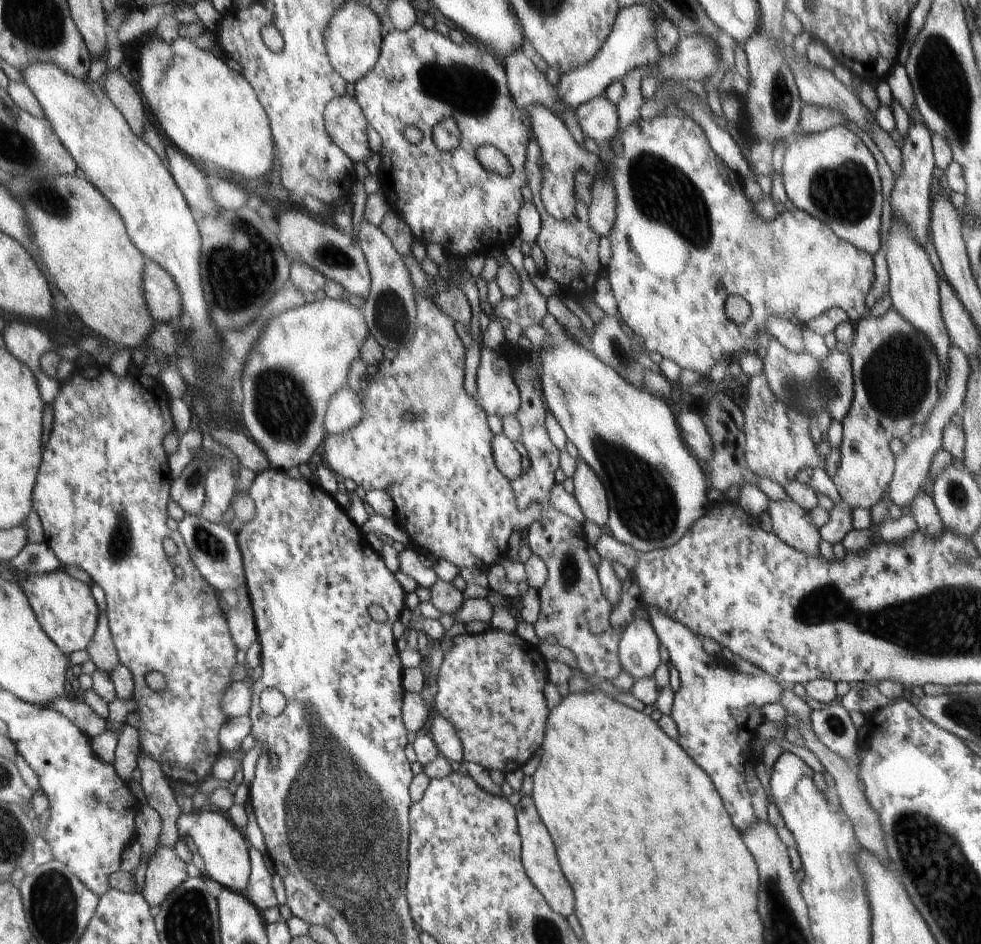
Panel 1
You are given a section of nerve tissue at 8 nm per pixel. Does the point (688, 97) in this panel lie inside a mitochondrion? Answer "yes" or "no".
no

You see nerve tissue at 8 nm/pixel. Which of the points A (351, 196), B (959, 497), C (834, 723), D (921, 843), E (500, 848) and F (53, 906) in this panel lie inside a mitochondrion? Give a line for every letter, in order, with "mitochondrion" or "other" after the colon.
A: other
B: mitochondrion
C: mitochondrion
D: mitochondrion
E: other
F: mitochondrion

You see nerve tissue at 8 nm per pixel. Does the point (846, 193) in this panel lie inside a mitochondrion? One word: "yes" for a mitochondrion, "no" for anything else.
yes

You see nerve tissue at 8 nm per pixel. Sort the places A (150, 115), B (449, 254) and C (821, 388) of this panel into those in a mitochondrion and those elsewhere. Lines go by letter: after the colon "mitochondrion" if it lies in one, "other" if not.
A: other
B: other
C: mitochondrion

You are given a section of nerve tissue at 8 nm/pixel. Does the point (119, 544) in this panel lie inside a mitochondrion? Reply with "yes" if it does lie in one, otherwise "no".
yes

